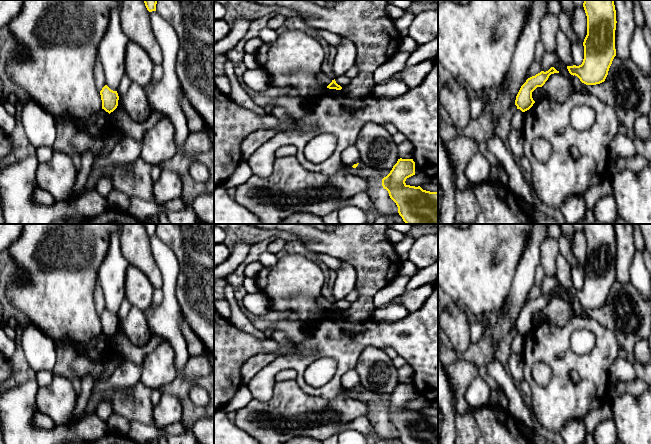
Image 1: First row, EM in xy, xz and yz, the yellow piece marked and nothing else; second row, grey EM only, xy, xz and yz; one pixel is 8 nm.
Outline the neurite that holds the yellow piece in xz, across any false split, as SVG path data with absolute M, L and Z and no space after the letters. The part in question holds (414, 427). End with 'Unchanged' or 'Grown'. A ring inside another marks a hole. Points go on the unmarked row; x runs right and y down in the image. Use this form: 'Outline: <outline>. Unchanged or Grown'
Outline: M398 383L390 397L382 403L382 410L389 417L390 422L396 427L398 437L403 444L438 444L438 416L423 414L420 410L410 410L405 407L406 403L415 399L415 386L413 383Z. Unchanged

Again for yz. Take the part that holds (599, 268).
Outline: M584 224L583 231L587 240L587 259L583 266L584 283L581 289L567 290L567 293L571 299L577 300L582 307L596 309L605 305L616 280L616 234L614 224Z. Unchanged

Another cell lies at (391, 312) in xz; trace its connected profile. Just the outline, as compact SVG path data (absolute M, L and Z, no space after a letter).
M387 304L386 306L376 308L370 319L380 322L394 322L405 318L410 312L401 304Z

